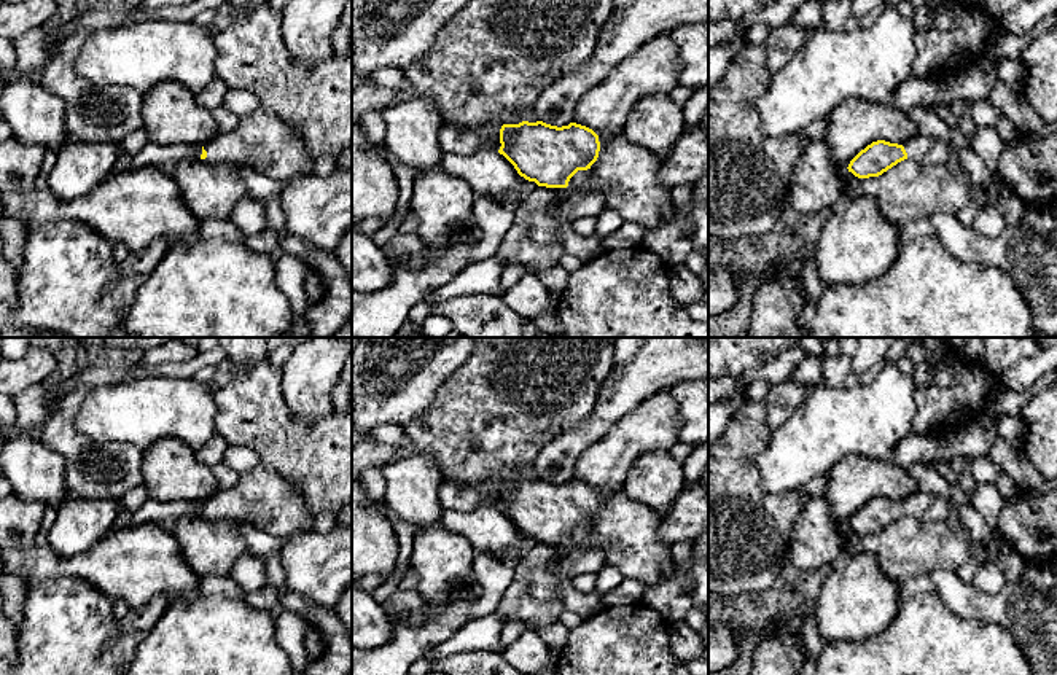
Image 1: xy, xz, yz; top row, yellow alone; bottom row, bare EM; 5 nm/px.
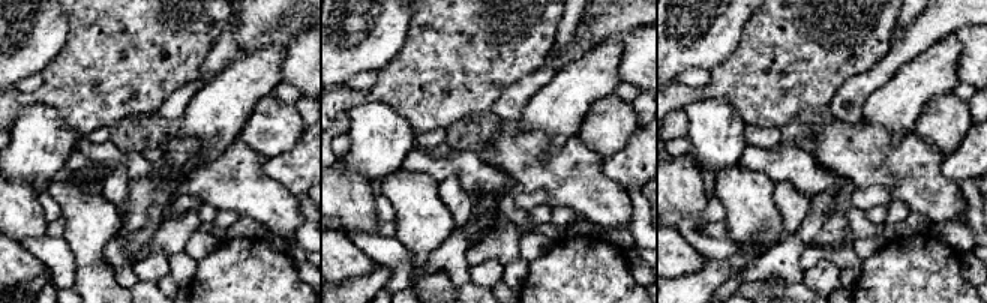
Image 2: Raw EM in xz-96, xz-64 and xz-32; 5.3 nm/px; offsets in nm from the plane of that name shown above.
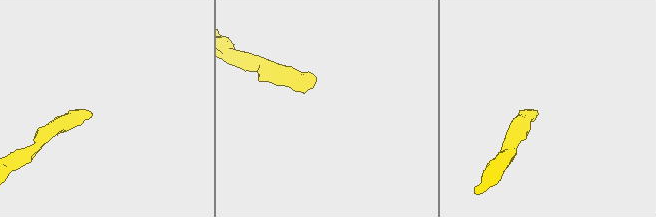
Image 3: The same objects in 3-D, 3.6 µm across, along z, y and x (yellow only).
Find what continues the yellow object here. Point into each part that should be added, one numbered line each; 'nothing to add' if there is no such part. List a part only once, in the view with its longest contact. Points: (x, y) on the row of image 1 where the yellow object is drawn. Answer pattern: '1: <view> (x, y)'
1: xz (626, 175)

